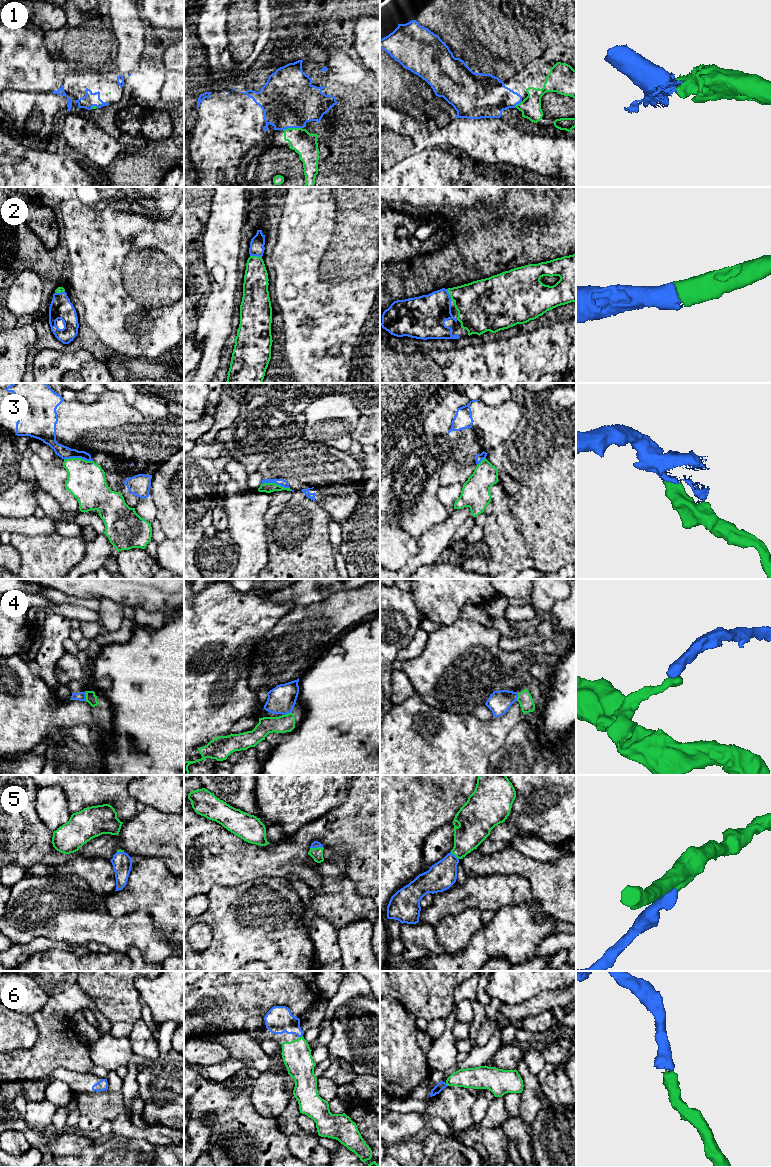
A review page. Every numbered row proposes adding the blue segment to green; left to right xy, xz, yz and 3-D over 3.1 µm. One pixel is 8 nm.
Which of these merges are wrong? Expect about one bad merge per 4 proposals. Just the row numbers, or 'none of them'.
3

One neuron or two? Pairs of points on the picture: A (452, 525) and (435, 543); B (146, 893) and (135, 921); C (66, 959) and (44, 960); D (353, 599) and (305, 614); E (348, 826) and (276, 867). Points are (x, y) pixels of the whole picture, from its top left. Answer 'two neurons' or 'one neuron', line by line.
A: one neuron
B: two neurons
C: one neuron
D: one neuron
E: one neuron

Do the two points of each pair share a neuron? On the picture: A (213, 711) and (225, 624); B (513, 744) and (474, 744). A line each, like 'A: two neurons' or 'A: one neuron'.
A: one neuron
B: two neurons

